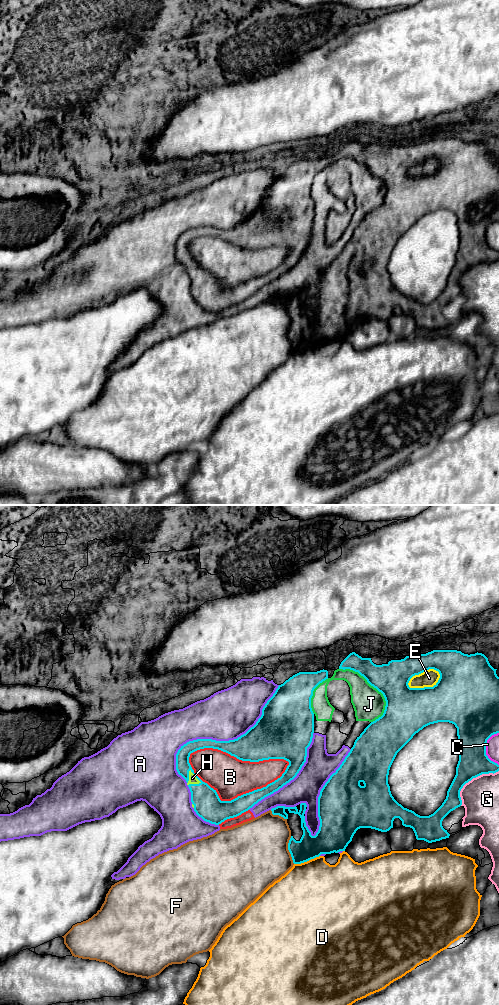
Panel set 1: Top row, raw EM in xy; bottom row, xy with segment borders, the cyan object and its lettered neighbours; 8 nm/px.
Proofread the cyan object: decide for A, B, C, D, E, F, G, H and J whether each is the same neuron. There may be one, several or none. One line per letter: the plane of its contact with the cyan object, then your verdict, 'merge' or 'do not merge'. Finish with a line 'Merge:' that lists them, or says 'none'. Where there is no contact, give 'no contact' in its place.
A: xy | do not merge
B: xy | do not merge
C: xy | do not merge
D: xy | do not merge
E: xy | do not merge
F: xy | do not merge
G: xy | do not merge
H: xy | merge
J: xy | do not merge
Merge: H

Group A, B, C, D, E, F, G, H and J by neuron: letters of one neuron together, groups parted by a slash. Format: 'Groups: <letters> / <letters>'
Groups: A B E J / C / D / F / G / H

